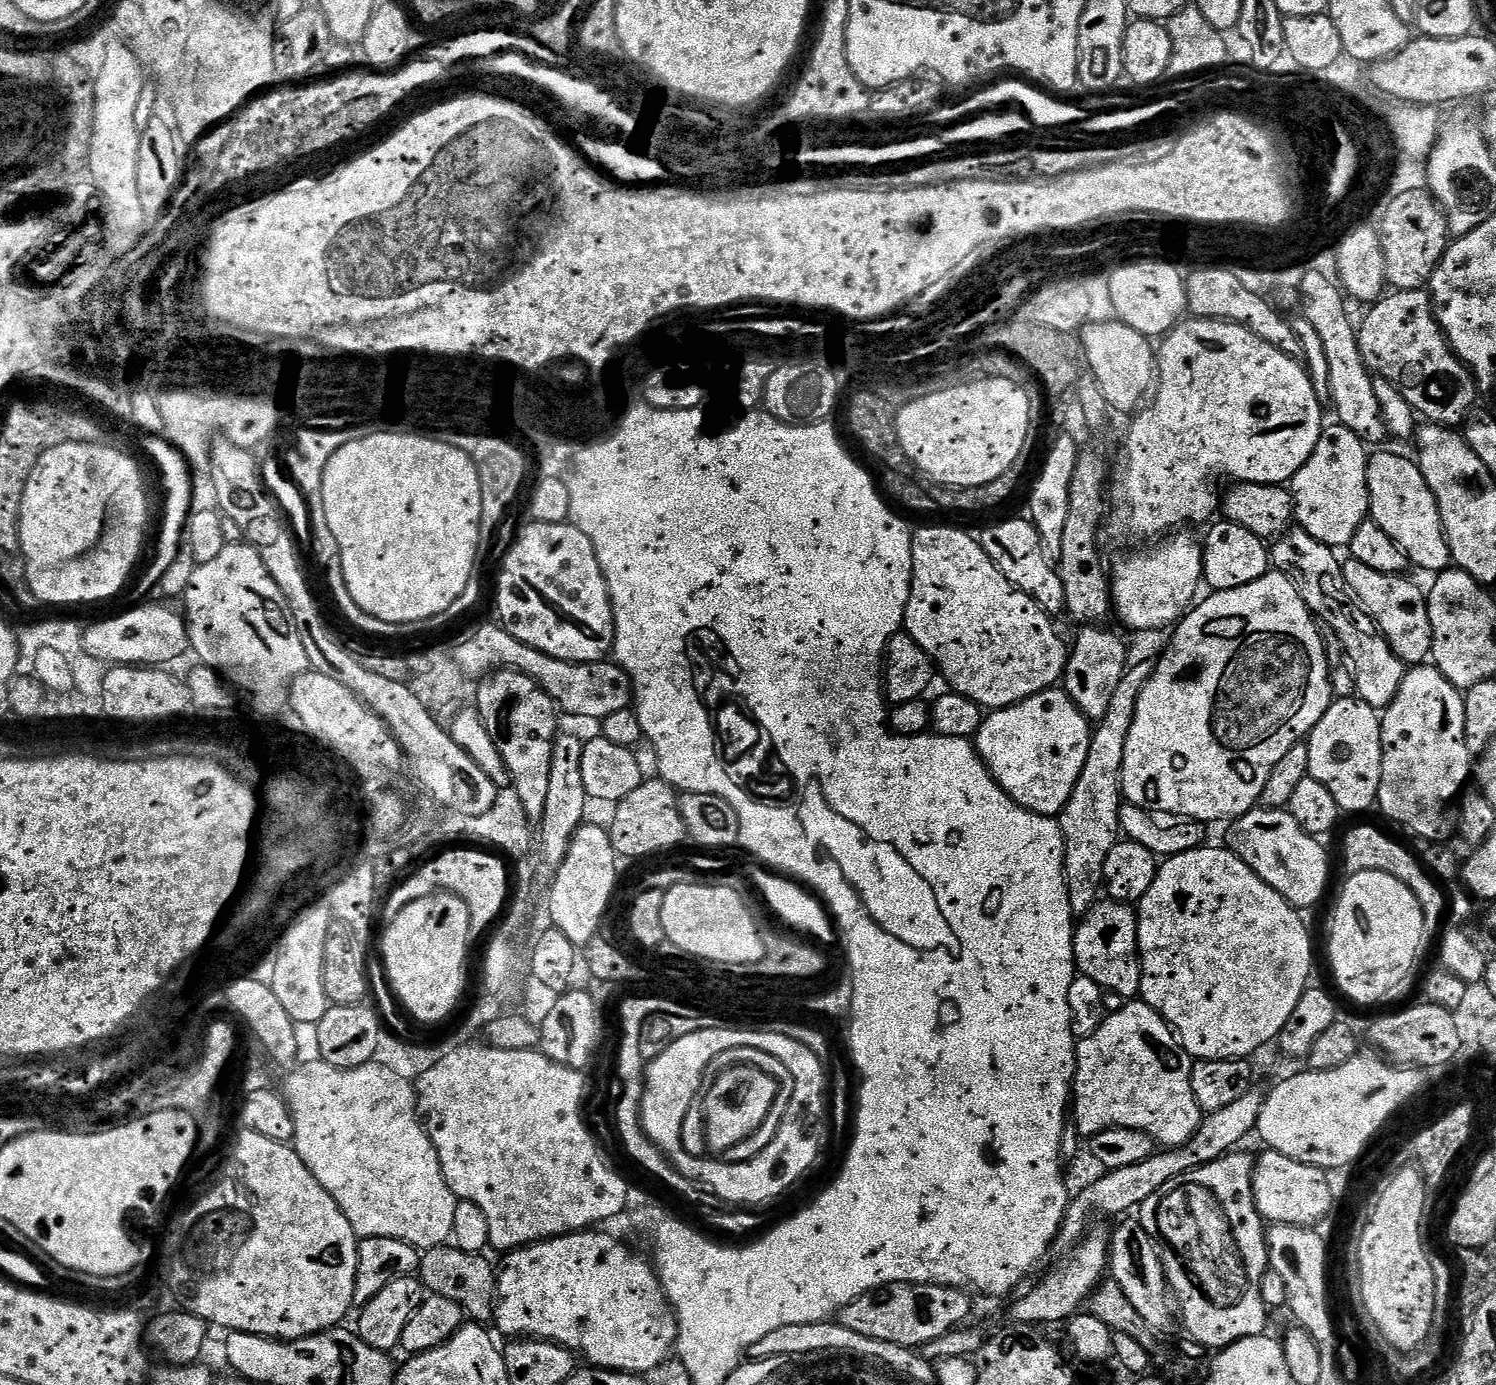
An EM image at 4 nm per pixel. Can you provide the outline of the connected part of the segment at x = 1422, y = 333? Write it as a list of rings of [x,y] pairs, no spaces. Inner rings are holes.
[[[1424,288],[1405,292],[1392,290],[1365,312],[1368,313],[1364,321],[1358,324],[1358,335],[1362,358],[1368,369],[1375,369],[1386,382],[1395,386],[1427,423],[1459,429],[1477,407],[1478,385],[1471,368],[1452,351],[1440,329],[1432,310],[1431,295]]]

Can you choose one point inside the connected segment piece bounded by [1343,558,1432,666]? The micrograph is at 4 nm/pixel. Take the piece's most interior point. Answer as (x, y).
(1399, 607)

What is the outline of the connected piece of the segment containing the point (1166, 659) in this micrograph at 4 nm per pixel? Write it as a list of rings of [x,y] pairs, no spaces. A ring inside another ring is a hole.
[[[1269,570],[1265,576],[1246,586],[1212,592],[1204,601],[1202,600],[1175,625],[1168,649],[1161,654],[1160,661],[1158,659],[1155,661],[1152,677],[1146,682],[1138,698],[1138,710],[1134,710],[1134,726],[1130,726],[1130,738],[1126,738],[1126,758],[1122,758],[1120,791],[1127,803],[1148,808],[1151,812],[1169,812],[1189,816],[1190,819],[1201,822],[1220,819],[1228,822],[1237,816],[1245,816],[1251,808],[1260,804],[1262,786],[1266,786],[1270,770],[1274,770],[1274,766],[1278,766],[1278,761],[1295,744],[1301,743],[1308,733],[1314,730],[1314,726],[1318,726],[1322,714],[1326,714],[1334,697],[1320,629],[1312,611],[1306,606],[1306,602],[1302,602],[1289,576]]]

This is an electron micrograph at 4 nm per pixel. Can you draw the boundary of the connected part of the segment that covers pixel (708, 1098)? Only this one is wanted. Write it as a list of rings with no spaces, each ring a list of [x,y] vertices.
[[[735,1066],[722,1073],[705,1091],[702,1100],[707,1149],[718,1152],[716,1154],[725,1154],[750,1137],[771,1110],[778,1090],[779,1087],[770,1075],[752,1066]]]

